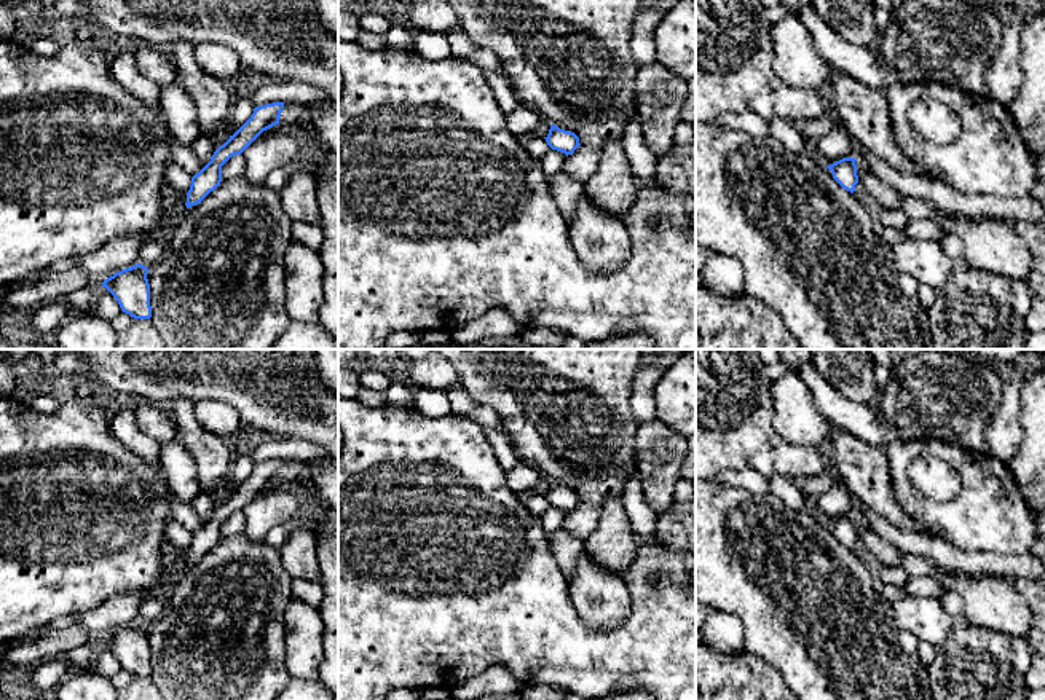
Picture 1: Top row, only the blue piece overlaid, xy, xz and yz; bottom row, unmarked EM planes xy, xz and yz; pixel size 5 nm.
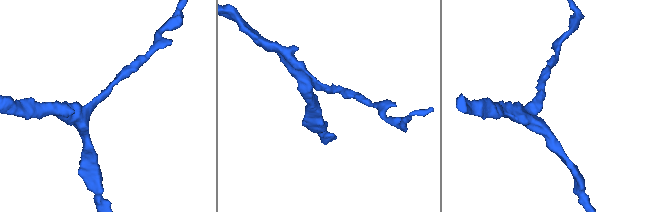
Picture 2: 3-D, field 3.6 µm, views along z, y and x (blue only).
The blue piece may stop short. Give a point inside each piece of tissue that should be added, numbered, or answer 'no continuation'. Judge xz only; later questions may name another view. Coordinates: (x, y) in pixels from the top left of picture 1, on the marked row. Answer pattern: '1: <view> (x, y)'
no continuation

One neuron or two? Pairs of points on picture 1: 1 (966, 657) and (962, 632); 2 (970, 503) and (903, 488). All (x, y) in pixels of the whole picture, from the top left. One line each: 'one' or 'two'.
1: one
2: one

